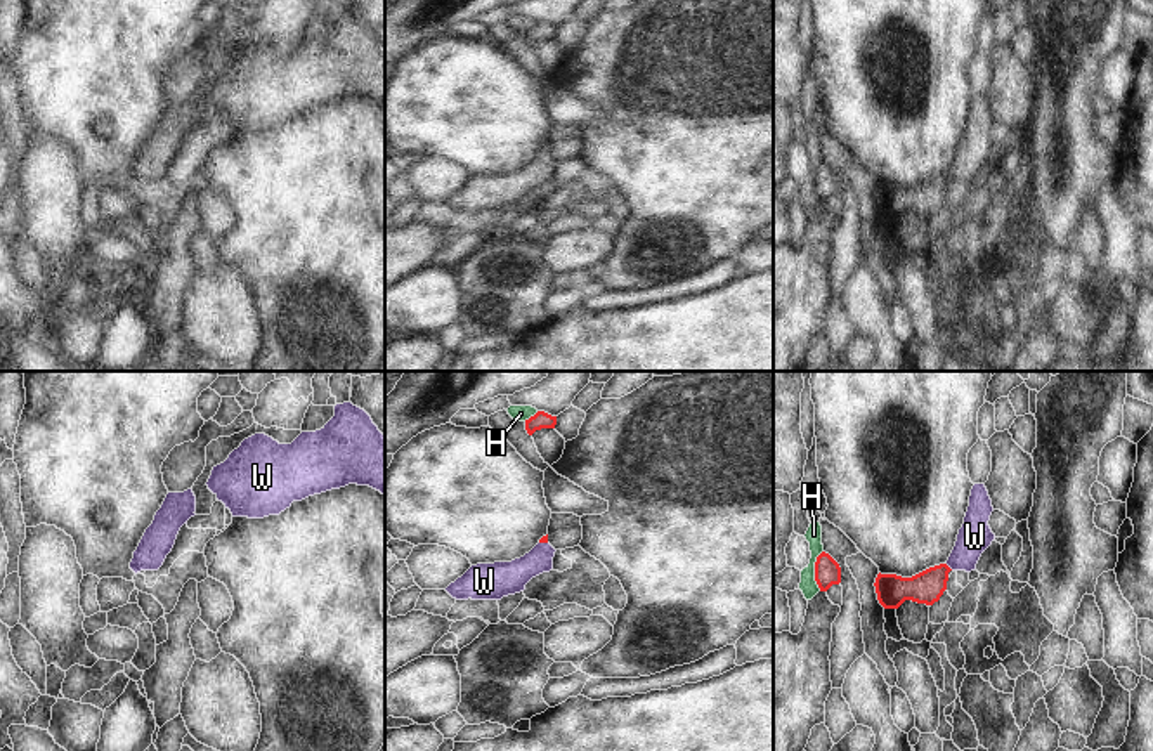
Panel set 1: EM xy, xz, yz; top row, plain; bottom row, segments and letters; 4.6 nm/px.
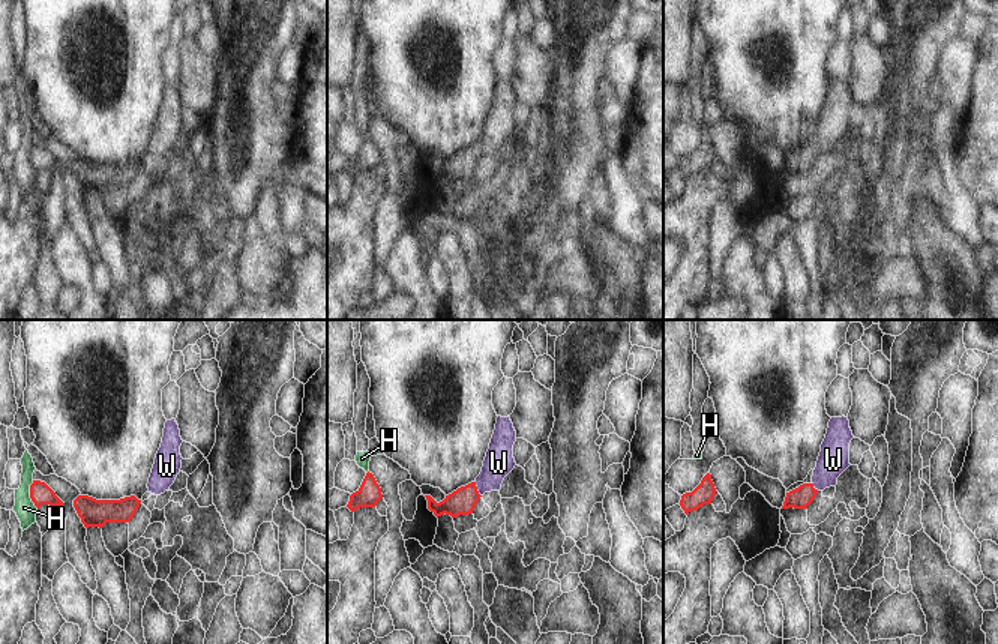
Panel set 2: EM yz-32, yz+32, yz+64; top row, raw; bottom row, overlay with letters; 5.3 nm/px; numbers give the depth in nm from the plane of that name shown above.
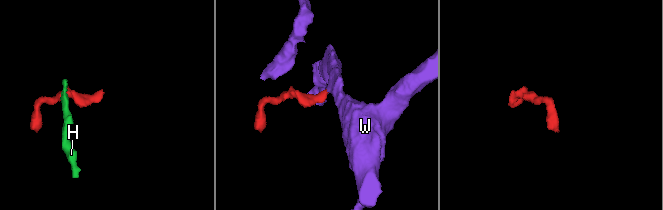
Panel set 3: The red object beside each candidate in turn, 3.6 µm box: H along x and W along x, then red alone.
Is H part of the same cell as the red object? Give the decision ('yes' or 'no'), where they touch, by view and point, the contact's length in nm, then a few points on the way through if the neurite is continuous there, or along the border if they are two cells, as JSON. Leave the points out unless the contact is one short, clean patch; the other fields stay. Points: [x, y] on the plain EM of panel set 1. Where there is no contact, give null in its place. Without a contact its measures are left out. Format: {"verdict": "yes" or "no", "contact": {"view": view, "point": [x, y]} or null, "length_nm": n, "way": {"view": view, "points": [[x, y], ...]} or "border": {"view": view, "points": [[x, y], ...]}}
{"verdict": "no", "contact": {"view": "yz", "point": [815, 182]}, "length_nm": 190, "border": {"view": "yz", "points": [[822, 162], [815, 174], [819, 202]]}}

